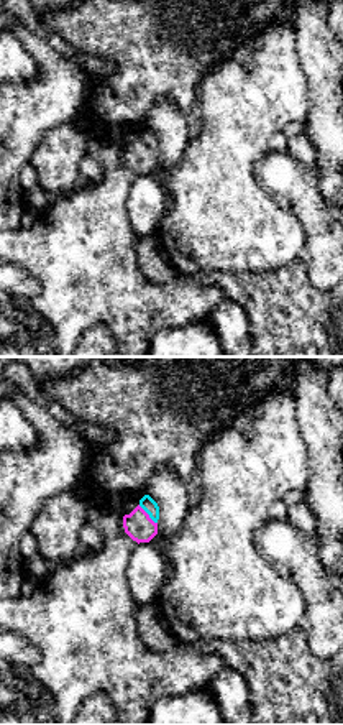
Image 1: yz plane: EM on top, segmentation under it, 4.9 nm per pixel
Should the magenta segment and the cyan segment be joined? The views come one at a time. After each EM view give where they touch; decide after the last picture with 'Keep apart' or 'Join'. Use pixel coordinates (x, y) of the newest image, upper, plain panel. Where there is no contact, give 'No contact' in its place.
Touches magenta at (148, 147)

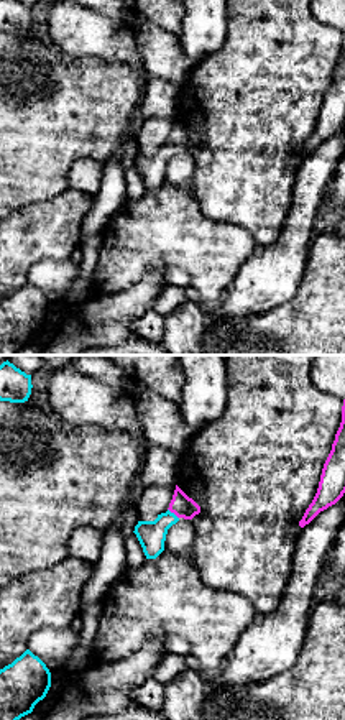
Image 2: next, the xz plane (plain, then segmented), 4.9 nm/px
Touches magenta at (173, 143)

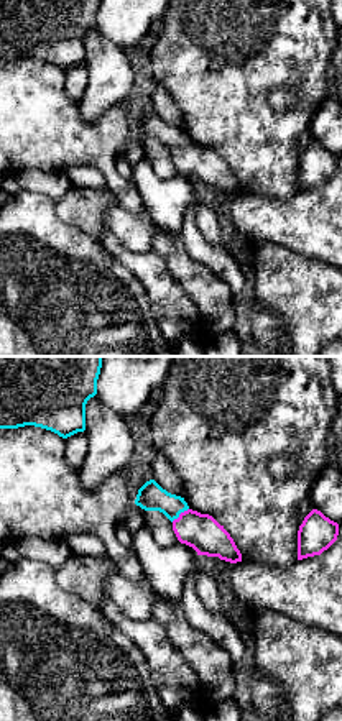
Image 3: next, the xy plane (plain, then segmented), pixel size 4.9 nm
Touches magenta at (180, 146)

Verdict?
Join

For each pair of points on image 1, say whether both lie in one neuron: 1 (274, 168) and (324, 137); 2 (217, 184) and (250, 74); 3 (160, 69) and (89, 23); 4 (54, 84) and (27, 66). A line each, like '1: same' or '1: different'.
1: different
2: same
3: same
4: different

